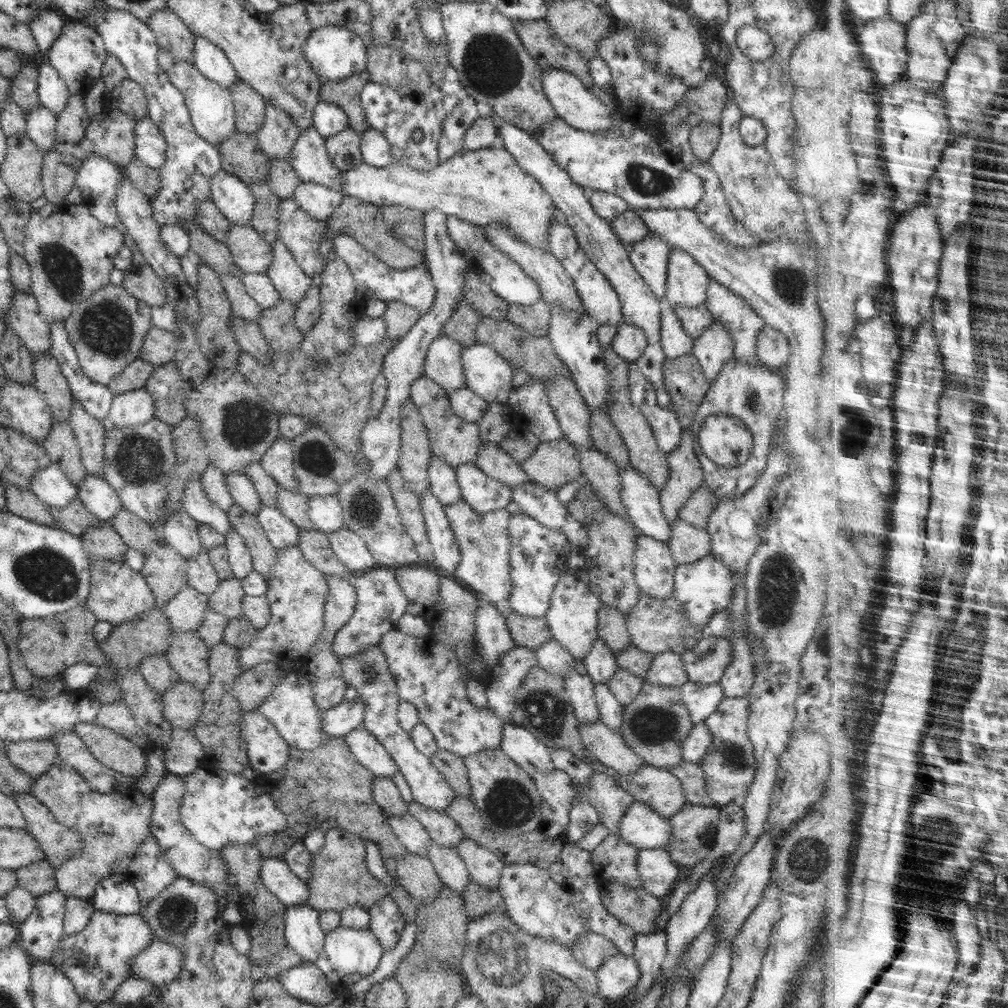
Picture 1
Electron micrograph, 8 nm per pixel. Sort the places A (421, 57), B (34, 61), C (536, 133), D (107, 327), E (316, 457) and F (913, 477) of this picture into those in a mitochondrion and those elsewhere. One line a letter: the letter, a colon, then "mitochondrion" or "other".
A: other
B: other
C: other
D: mitochondrion
E: mitochondrion
F: other

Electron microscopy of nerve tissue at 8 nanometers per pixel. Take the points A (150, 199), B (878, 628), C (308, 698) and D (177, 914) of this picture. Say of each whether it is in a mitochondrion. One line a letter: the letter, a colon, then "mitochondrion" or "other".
A: other
B: other
C: other
D: mitochondrion

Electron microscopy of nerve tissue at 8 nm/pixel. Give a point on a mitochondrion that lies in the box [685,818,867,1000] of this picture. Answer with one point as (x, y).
(808, 861)

